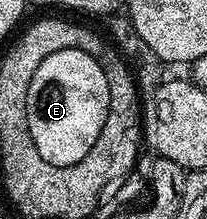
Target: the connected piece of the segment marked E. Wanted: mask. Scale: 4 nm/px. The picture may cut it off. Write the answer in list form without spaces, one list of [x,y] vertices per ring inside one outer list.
[[[65,48],[45,56],[33,72],[27,93],[29,136],[46,162],[65,166],[77,164],[97,141],[109,113],[106,72],[90,50]]]

